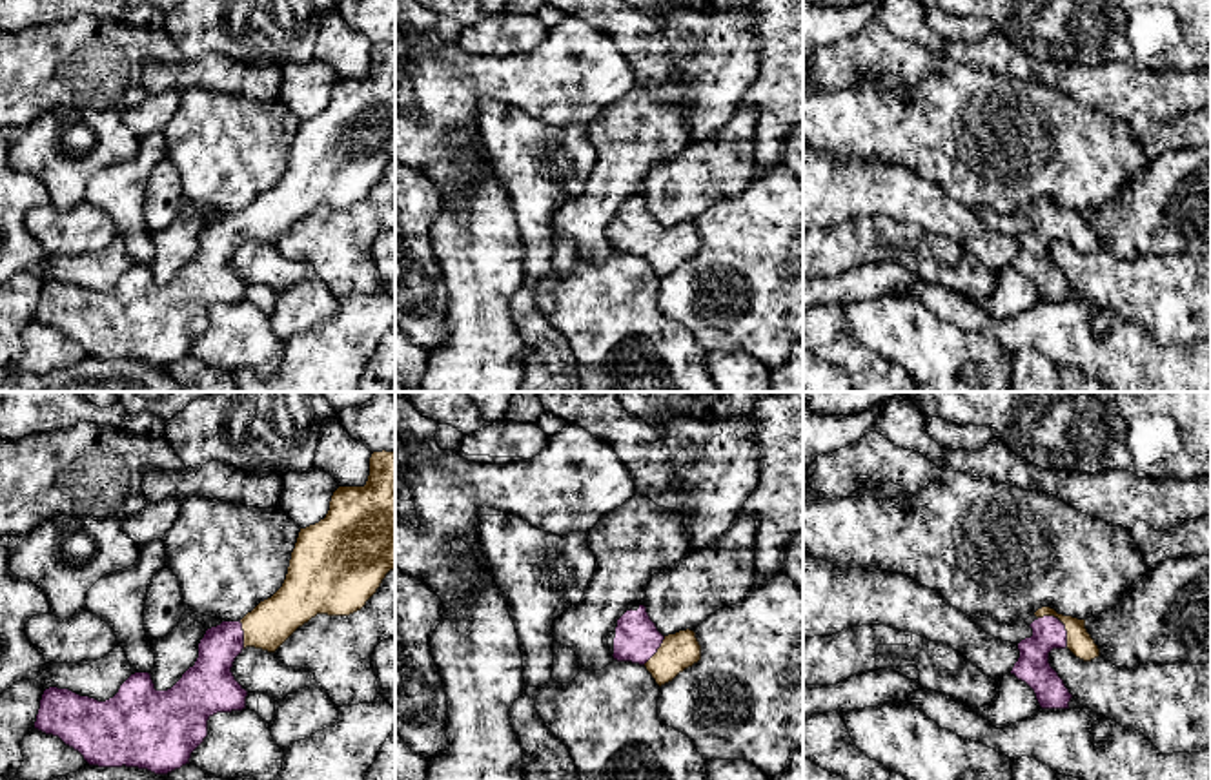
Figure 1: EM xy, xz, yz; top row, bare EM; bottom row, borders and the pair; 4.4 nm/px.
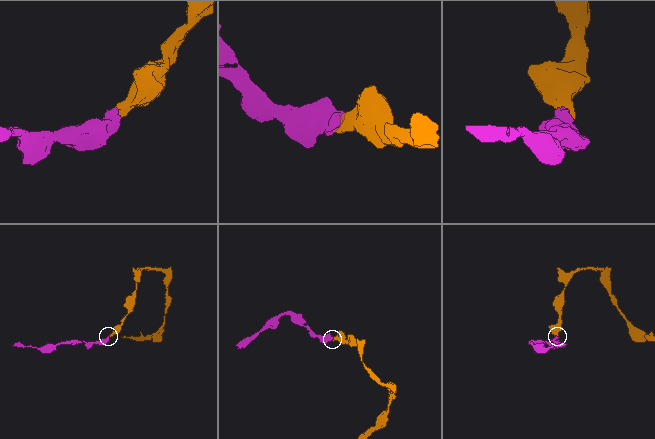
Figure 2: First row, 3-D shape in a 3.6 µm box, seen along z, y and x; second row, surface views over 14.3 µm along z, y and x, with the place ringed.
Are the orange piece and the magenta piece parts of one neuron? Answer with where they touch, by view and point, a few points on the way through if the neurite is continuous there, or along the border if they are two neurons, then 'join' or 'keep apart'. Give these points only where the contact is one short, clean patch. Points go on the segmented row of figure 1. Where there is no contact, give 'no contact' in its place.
yz (1062, 622) | across yz (1080, 644), (1062, 622), (1035, 649), (1033, 667) | join

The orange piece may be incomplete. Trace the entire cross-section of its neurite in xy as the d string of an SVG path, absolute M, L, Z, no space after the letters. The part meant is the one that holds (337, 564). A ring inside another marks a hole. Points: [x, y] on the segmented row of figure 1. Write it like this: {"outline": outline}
{"outline": "M382 450L371 454L364 487L339 487L326 518L300 529L282 587L242 620L208 629L198 643L195 665L171 689L157 691L149 672L131 674L106 702L49 687L42 694L35 729L58 736L89 765L126 765L155 775L180 769L208 736L208 720L213 714L246 709L248 691L231 672L235 658L246 647L275 652L317 614L350 616L361 611L393 569L395 452Z"}

